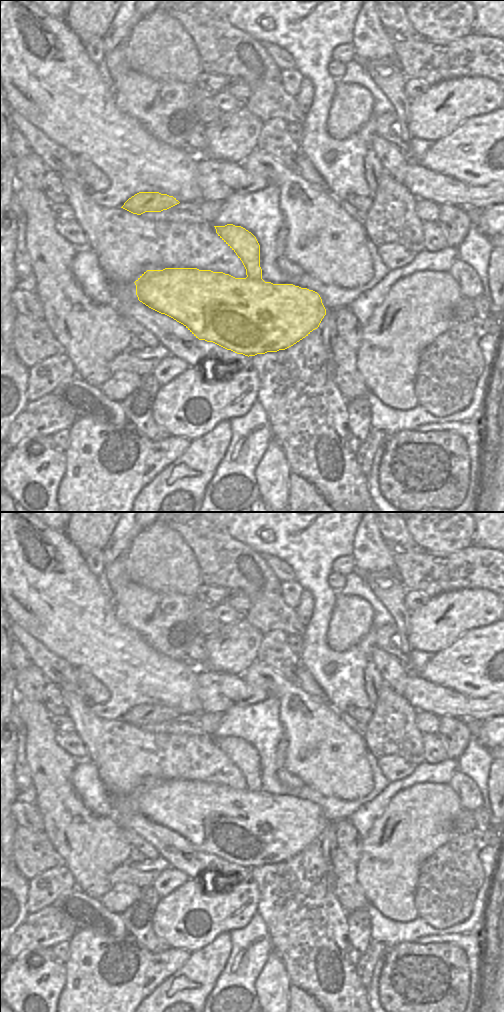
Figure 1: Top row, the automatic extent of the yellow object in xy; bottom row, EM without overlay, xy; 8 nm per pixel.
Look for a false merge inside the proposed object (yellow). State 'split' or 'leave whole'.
leave whole

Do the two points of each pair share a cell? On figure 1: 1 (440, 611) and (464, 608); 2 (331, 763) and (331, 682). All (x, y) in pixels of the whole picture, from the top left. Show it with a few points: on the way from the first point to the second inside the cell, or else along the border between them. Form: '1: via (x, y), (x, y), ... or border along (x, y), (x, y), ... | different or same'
1: via (446, 606), (453, 602), (458, 607) | same
2: border along (329, 703), (341, 715), (345, 724) | different

